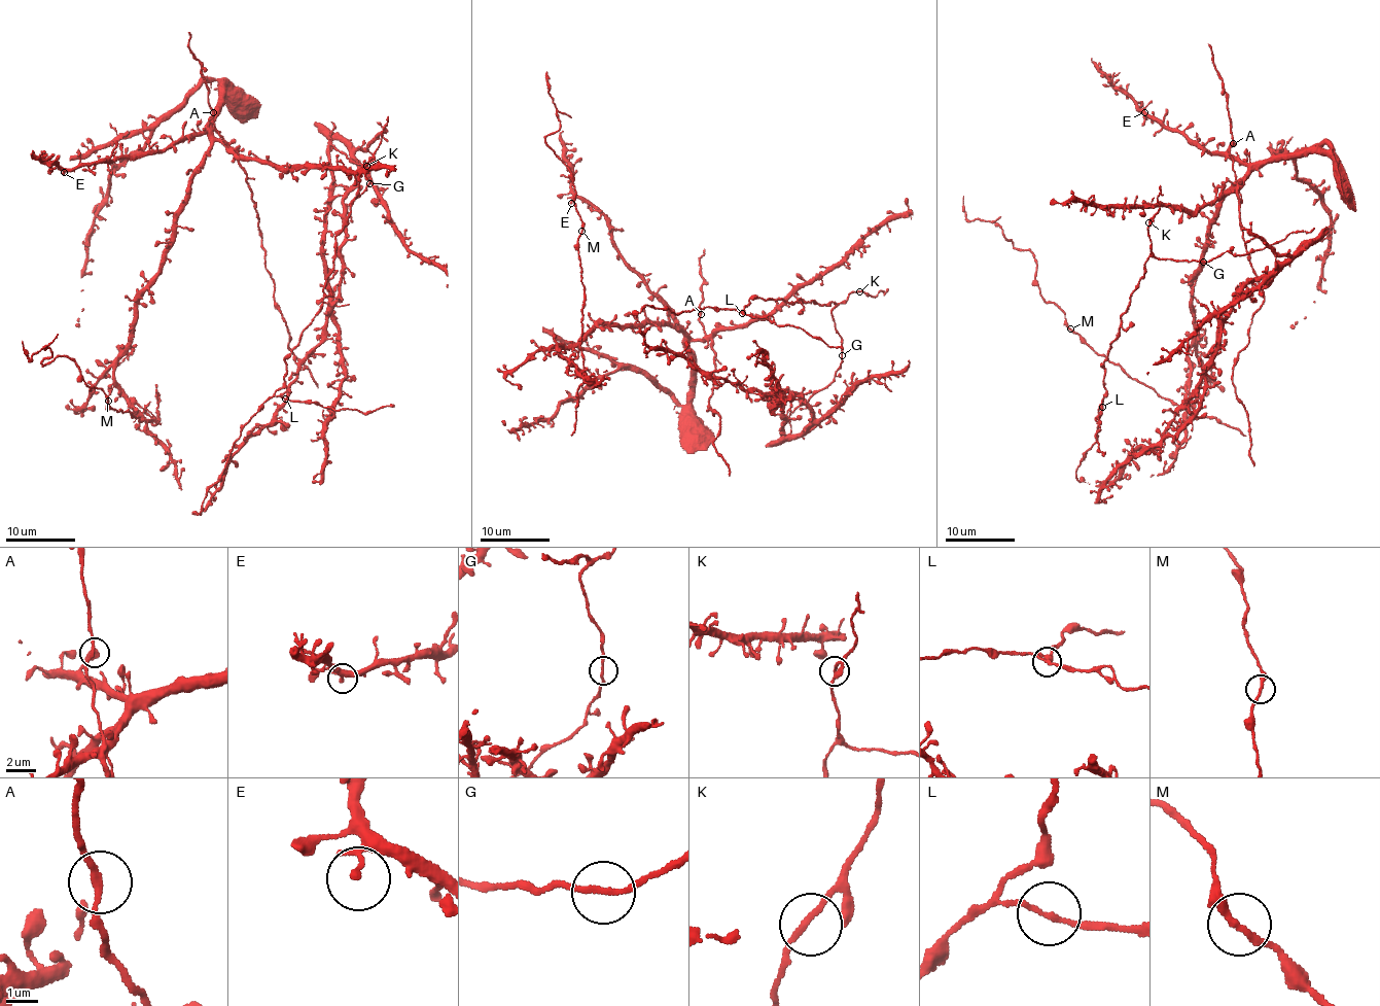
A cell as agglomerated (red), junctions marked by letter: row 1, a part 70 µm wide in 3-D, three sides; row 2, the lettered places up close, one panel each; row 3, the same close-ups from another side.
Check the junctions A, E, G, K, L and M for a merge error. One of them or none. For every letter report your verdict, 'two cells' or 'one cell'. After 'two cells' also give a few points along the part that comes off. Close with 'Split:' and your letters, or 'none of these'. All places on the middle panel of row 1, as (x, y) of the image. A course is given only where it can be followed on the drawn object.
A: one cell
E: one cell
G: one cell
K: one cell
L: two cells; course (741, 312), (773, 319), (777, 325), (793, 325), (819, 337), (830, 346), (843, 348)
M: one cell
Split: L

